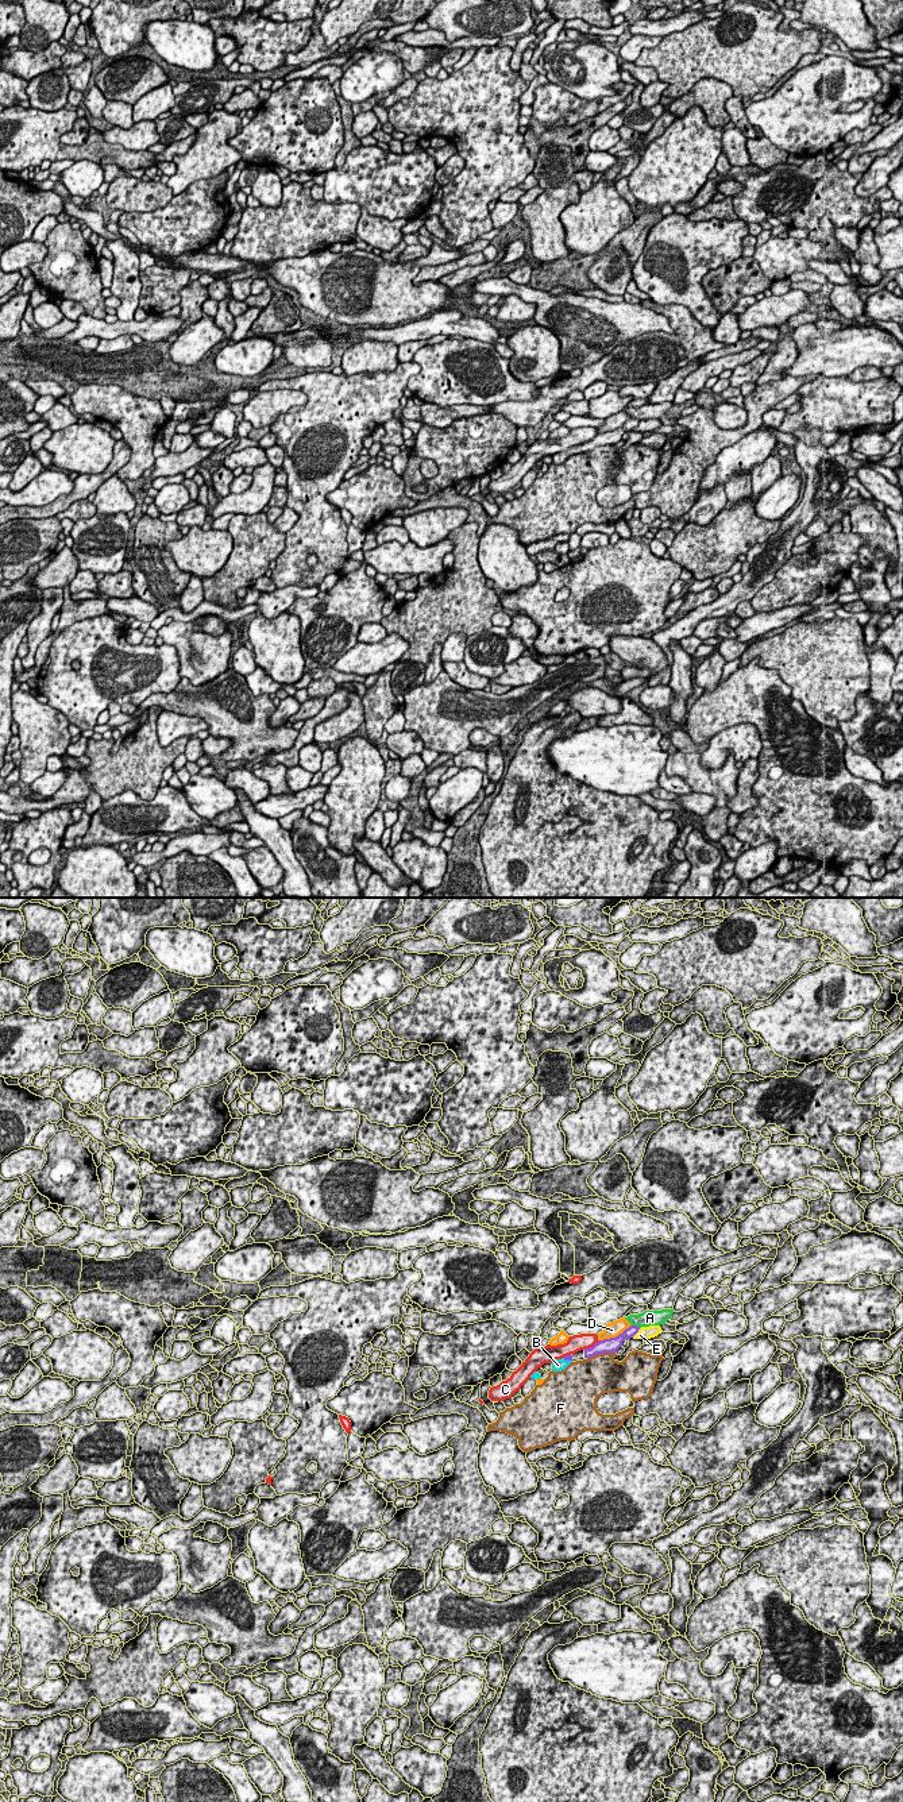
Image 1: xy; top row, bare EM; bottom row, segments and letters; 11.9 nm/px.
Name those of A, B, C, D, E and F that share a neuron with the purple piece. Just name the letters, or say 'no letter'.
B

